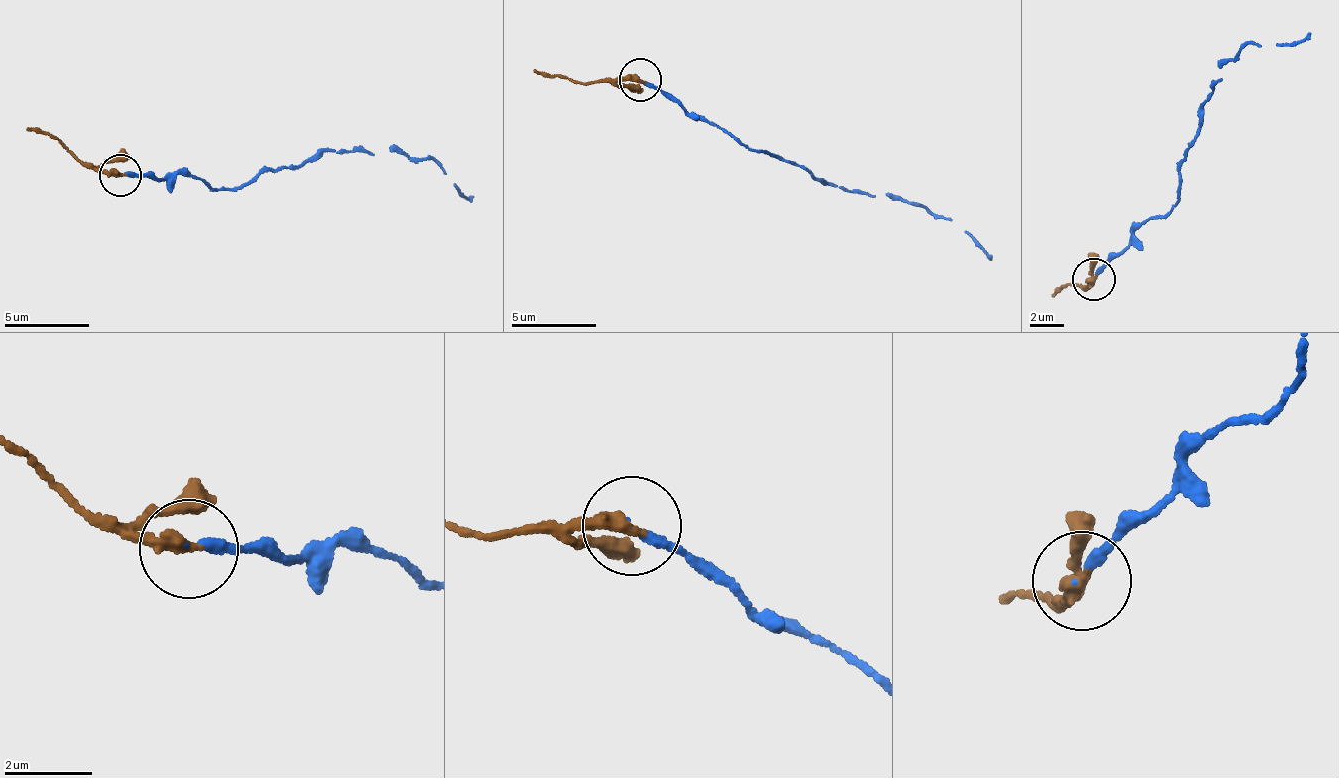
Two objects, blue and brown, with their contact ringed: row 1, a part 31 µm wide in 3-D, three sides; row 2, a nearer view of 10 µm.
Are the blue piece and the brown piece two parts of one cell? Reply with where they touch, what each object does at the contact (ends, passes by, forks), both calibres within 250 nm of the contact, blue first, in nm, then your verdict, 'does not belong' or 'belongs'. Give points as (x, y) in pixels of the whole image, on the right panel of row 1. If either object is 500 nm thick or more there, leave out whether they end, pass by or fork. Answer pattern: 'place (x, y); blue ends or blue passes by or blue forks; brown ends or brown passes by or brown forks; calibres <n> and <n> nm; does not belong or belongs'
place (1093, 279); blue ends; brown ends; calibres 170 and 340 nm; belongs

